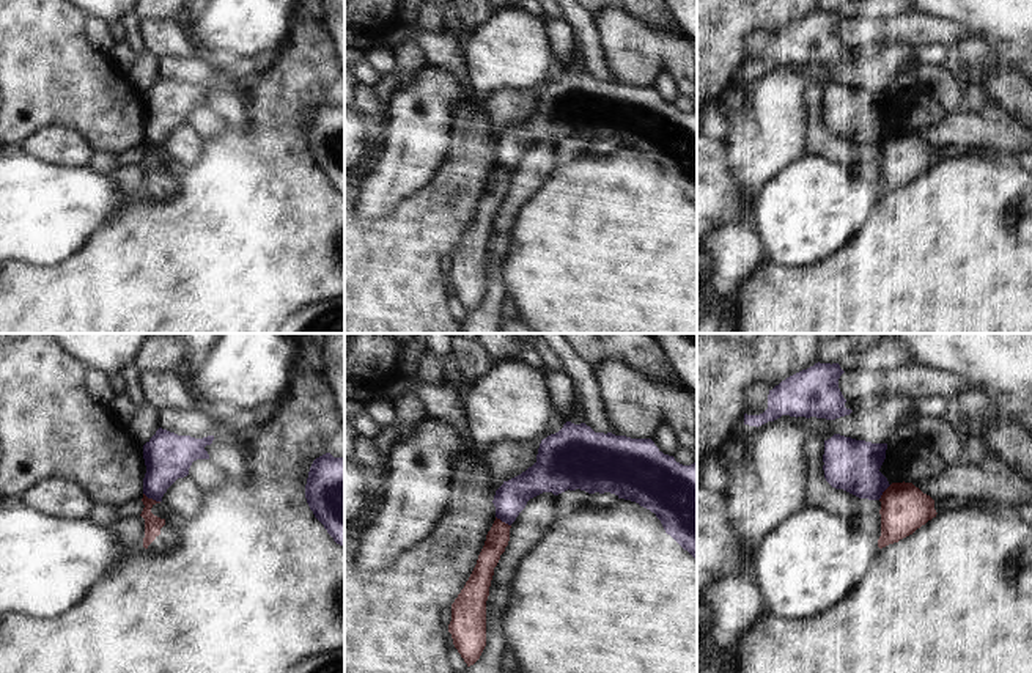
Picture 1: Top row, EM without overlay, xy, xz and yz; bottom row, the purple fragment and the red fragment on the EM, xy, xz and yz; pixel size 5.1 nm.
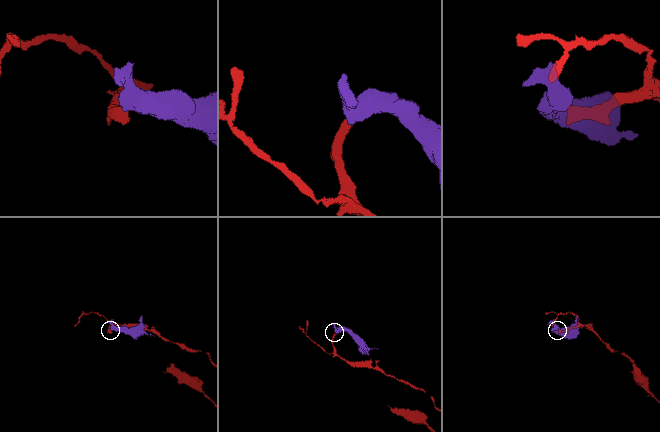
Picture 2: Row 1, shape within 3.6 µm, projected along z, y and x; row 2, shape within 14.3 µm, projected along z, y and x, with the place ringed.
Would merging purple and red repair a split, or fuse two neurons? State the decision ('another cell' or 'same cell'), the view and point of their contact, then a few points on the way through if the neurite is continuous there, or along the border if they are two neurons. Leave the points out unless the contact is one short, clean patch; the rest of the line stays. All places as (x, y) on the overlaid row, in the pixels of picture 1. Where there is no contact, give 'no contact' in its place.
another cell; contact xy (151, 497); border xy (143, 492), (159, 502)

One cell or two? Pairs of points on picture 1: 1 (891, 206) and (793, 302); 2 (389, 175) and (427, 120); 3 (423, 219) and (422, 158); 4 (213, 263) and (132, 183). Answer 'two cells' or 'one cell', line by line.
1: one cell
2: one cell
3: two cells
4: two cells

